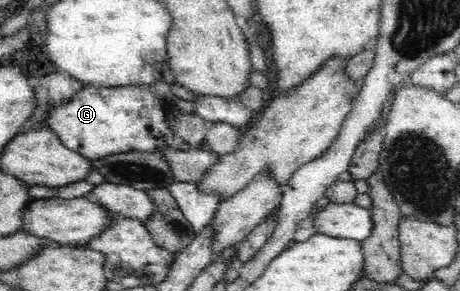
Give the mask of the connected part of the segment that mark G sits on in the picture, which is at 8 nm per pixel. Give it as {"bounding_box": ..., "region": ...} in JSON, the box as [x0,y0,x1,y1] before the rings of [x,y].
{"bounding_box":[45,85,174,160],"region":[[[85,85],[68,102],[46,108],[45,126],[51,128],[61,143],[88,160],[102,160],[120,152],[151,152],[174,142],[164,108],[168,102],[153,96],[144,86],[120,88]]]}

